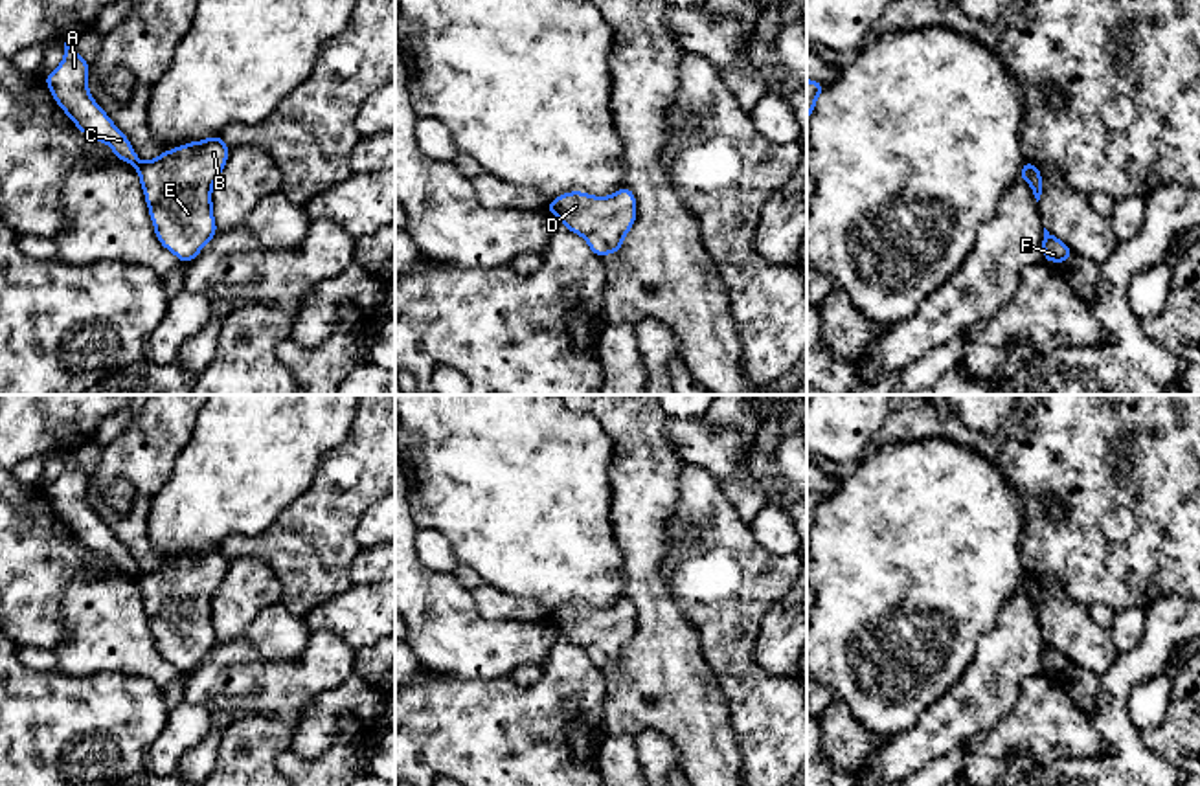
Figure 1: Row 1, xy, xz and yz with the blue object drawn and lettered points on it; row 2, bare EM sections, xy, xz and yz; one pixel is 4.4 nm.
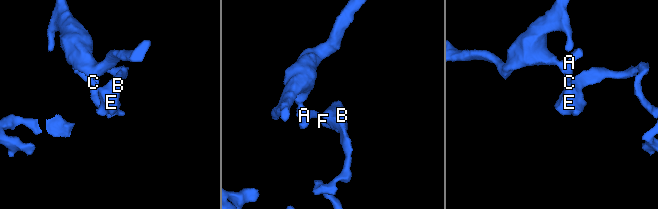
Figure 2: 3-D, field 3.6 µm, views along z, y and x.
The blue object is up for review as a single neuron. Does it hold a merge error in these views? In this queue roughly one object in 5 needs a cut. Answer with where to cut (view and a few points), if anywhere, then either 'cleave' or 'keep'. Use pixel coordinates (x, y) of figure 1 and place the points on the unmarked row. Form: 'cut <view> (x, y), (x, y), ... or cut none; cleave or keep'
cut xy (142, 575), (136, 579); cleave

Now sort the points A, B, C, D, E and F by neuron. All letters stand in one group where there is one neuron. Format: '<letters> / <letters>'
A C / B D E F

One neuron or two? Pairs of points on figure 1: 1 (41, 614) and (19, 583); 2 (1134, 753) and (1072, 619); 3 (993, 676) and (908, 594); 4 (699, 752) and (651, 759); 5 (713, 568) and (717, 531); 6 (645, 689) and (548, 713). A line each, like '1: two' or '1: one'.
1: one
2: two
3: two
4: two
5: one
6: two

